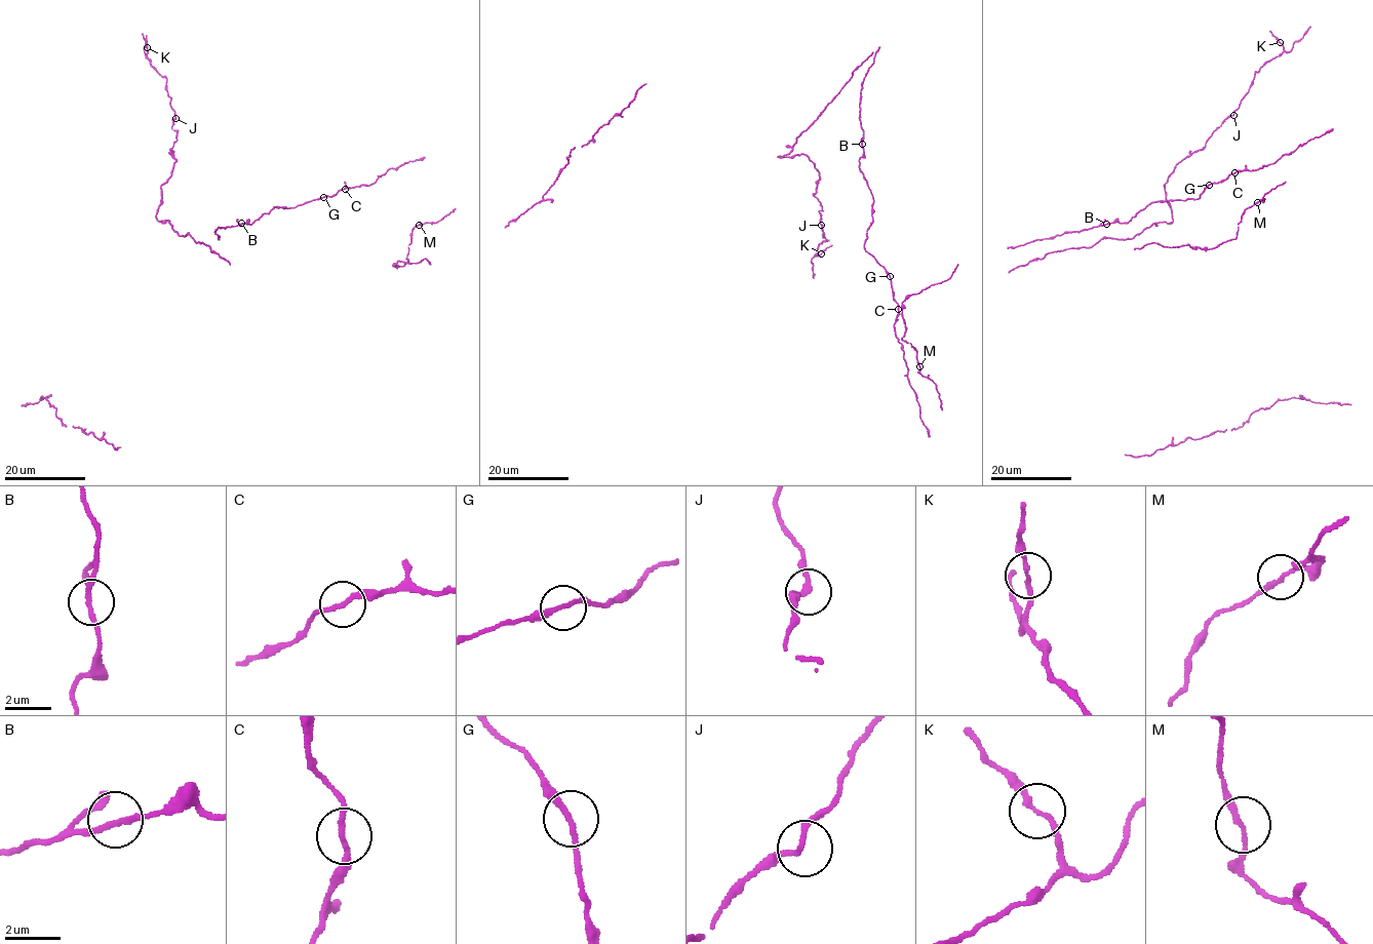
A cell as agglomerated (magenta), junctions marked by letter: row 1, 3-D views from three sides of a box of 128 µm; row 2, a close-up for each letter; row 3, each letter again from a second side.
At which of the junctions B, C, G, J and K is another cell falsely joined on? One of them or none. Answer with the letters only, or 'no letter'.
no letter

